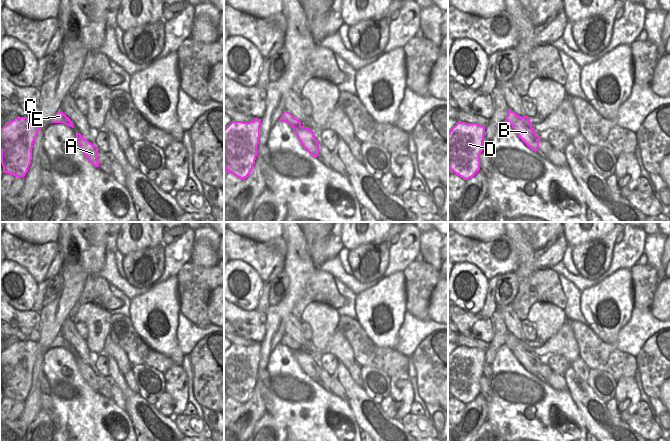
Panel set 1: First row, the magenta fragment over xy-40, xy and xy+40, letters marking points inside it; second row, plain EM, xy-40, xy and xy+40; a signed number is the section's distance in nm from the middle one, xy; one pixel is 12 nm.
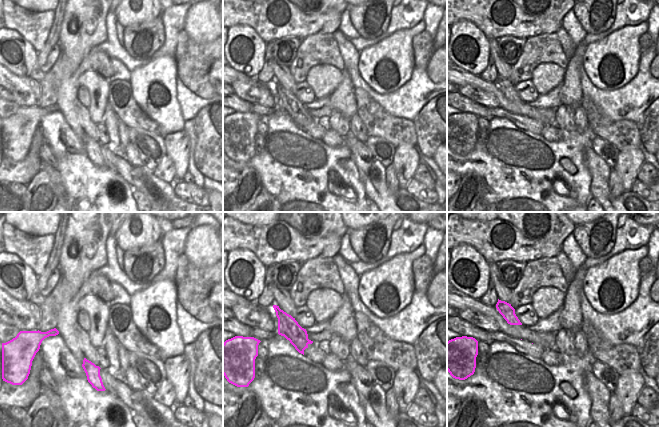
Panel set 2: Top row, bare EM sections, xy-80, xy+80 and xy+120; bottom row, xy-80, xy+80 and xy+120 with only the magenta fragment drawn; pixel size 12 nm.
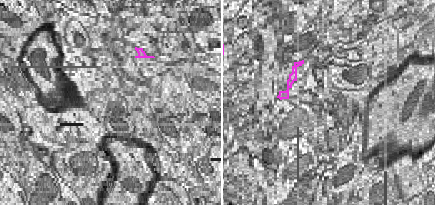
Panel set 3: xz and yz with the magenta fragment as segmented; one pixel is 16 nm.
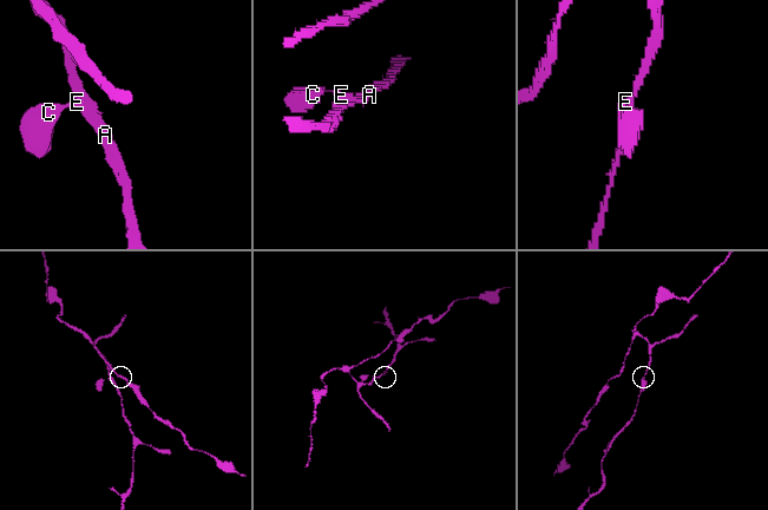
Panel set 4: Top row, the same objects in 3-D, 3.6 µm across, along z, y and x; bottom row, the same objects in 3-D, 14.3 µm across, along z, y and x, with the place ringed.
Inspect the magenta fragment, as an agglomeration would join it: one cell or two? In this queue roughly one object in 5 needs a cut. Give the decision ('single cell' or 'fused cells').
fused cells

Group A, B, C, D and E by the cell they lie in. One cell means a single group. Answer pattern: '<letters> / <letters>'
A B / C D E

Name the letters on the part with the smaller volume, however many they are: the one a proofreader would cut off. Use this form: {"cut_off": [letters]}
{"cut_off": ["C", "D", "E"]}

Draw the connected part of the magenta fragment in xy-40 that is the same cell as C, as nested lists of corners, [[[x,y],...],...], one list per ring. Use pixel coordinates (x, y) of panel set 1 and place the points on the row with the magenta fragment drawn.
[[[17,117],[0,129],[0,151],[3,172],[25,177],[32,160],[32,148],[41,129],[38,118]]]

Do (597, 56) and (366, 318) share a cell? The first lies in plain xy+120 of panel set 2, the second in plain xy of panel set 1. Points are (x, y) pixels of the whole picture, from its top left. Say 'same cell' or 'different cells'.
same cell

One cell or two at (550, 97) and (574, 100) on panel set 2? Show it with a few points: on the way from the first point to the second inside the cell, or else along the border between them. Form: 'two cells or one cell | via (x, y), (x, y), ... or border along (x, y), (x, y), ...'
two cells | border along (563, 83), (559, 94), (559, 104)

